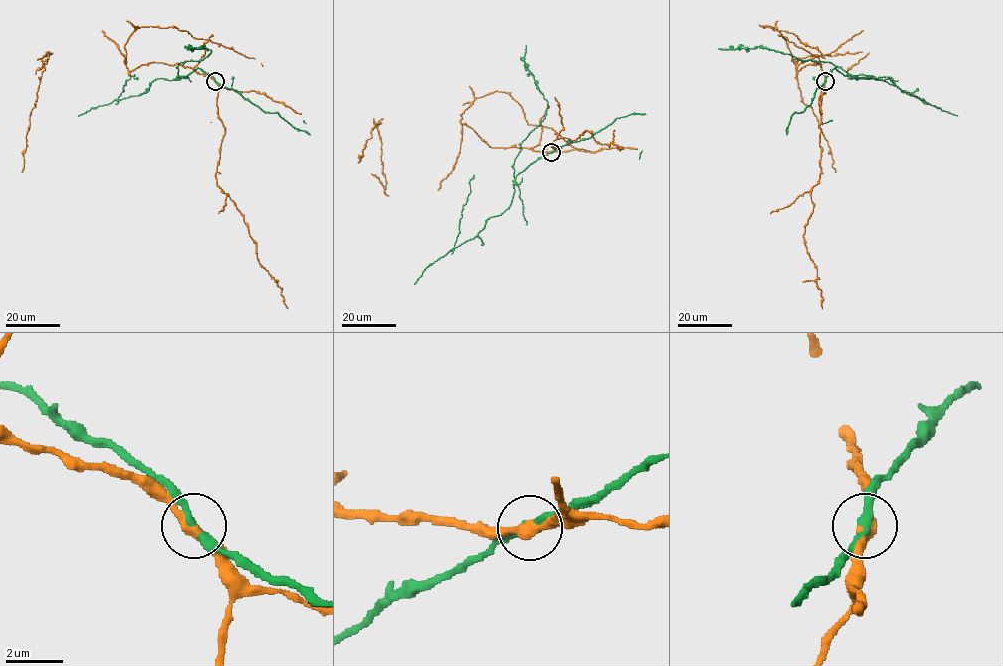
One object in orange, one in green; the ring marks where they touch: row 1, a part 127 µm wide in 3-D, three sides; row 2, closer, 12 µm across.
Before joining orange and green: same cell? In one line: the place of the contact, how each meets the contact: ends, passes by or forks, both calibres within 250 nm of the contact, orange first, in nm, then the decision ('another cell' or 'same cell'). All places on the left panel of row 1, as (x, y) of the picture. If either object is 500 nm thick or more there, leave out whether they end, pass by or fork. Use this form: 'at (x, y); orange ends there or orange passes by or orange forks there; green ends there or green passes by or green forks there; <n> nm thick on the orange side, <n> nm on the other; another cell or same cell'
at (215, 81); orange passes by; green passes by; 360 nm thick on the orange side, 280 nm on the other; another cell

